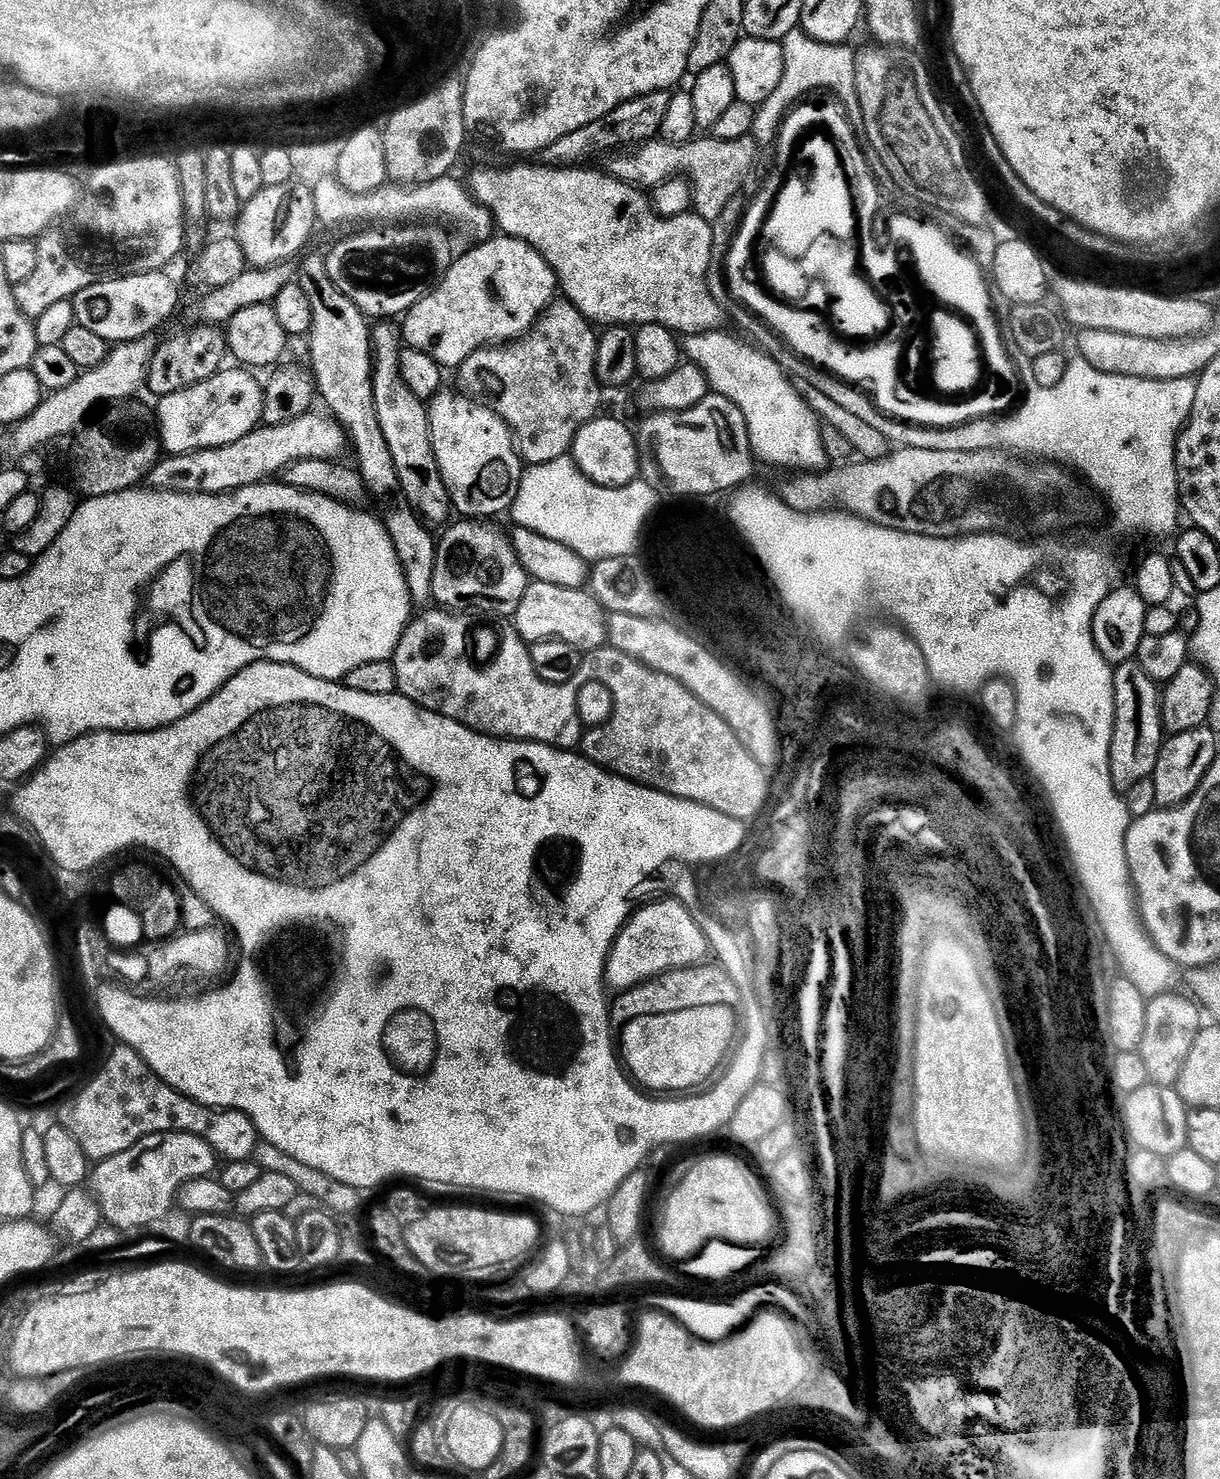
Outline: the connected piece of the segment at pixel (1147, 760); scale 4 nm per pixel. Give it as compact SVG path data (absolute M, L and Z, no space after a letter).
M1136 658L1115 665L1112 681L1116 717L1110 742L1110 774L1112 785L1126 794L1134 786L1134 782L1152 777L1154 766L1158 766L1158 754L1166 739L1162 688Z

